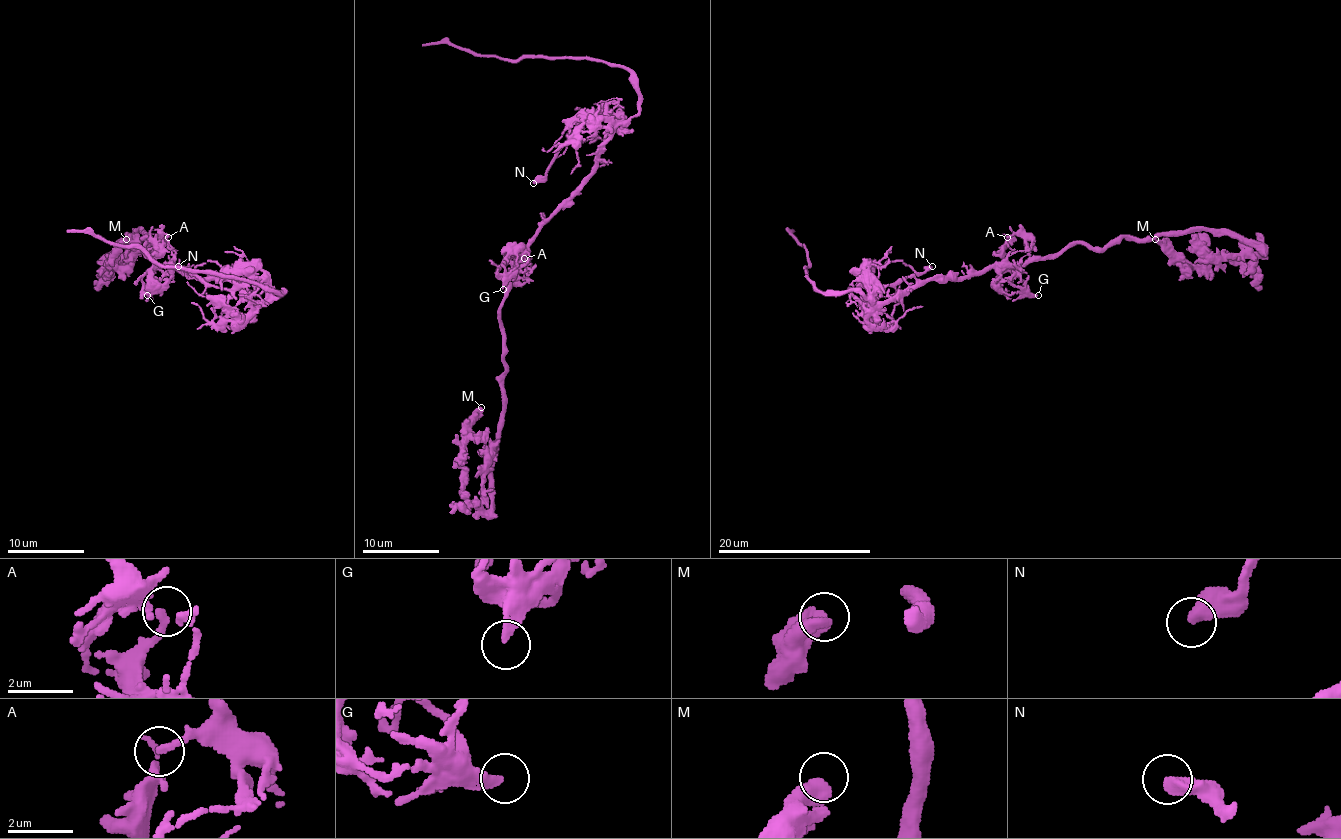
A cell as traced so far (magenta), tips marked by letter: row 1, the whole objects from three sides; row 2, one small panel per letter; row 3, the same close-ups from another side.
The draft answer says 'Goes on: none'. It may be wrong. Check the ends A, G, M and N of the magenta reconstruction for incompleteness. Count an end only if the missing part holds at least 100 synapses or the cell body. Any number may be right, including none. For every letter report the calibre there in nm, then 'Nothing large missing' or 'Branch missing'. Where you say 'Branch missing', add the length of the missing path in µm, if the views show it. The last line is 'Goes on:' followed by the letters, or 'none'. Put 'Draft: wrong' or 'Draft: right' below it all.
A: Thickness 220 nm. Nothing large missing
G: Thickness 300 nm. Nothing large missing
M: Thickness 460 nm. Nothing large missing
N: Thickness 500 nm. Nothing large missing
Goes on: none
Draft: right

